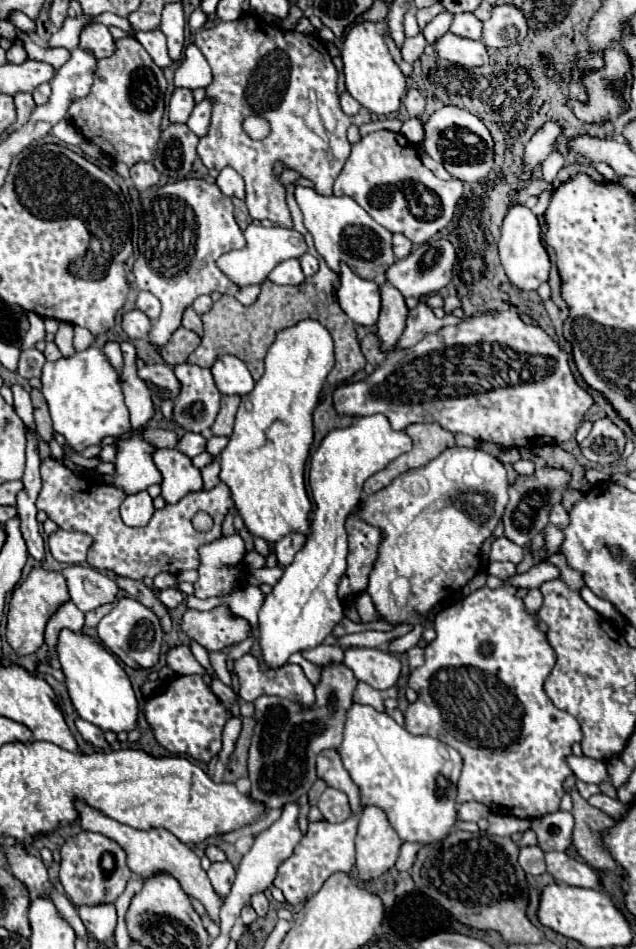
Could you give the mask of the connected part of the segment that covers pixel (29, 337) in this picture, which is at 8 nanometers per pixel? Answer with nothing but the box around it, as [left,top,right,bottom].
[21,312,45,350]

